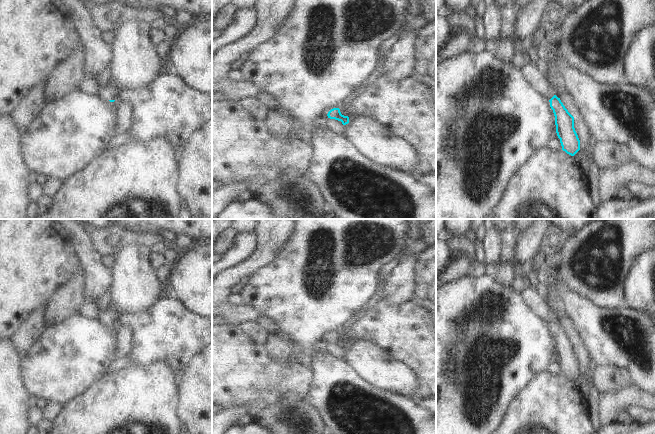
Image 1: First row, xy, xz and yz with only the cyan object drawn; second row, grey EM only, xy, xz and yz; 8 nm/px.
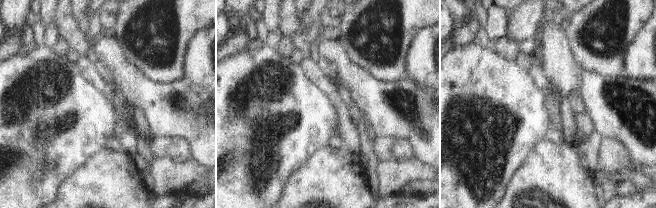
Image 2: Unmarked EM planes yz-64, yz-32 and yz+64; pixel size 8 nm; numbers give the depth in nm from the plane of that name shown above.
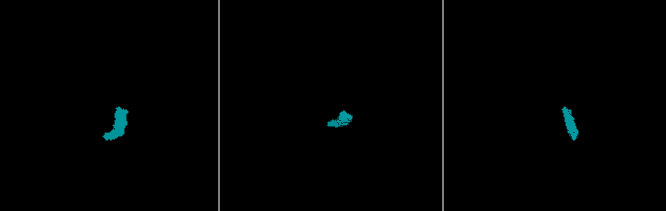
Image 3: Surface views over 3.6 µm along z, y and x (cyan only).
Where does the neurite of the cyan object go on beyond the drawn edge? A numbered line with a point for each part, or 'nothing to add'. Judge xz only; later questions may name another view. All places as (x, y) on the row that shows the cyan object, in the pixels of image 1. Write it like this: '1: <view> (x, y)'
nothing to add

